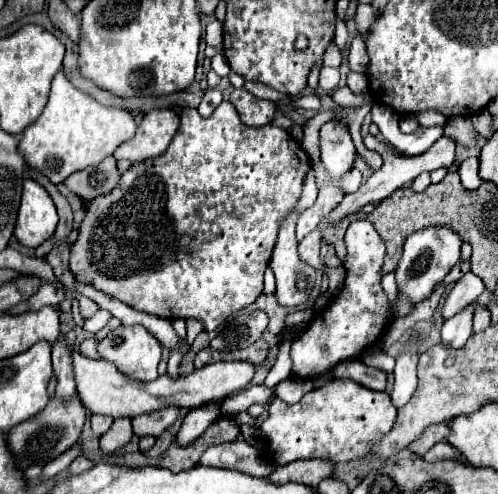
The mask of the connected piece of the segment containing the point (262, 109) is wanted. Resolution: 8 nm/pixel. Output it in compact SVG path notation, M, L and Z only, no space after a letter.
M244 87L234 89L234 93L230 95L230 103L236 107L242 123L250 127L260 127L270 123L276 113L276 103L258 99L252 93L248 93Z

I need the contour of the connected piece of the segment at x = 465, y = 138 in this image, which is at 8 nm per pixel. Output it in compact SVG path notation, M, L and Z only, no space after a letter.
M459 115L449 119L444 128L444 135L452 137L457 144L474 146L478 132L473 127L471 117Z

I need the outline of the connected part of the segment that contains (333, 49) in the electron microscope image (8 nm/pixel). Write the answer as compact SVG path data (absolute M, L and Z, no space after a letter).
M331 43L323 56L323 65L324 66L332 66L332 67L339 67L340 66L340 51L338 51L338 47Z

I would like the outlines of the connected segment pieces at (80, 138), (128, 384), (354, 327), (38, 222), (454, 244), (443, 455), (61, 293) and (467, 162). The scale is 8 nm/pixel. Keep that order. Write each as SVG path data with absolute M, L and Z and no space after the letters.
M60 71L52 81L50 97L42 115L24 131L18 149L30 167L42 171L52 183L58 185L72 173L98 165L126 139L132 139L134 131L136 121L128 111L100 105L96 99L76 89Z
M74 351L74 375L76 375L76 387L78 395L86 409L98 415L110 415L110 417L136 417L140 413L158 411L162 407L168 407L170 403L178 403L182 409L196 409L210 401L220 401L228 395L234 395L248 387L250 379L254 377L254 365L244 361L224 361L224 363L212 363L202 369L194 369L190 375L180 375L176 379L168 375L160 375L156 381L150 383L138 383L134 379L126 379L126 375L120 375L120 371L106 363L104 359L88 359Z
M354 221L346 231L346 279L342 289L324 307L326 311L316 311L310 327L292 343L290 357L294 361L292 373L302 379L312 379L316 375L328 373L342 361L360 357L374 343L380 343L388 327L388 299L380 285L384 263L384 243L382 237L368 221Z
M26 179L14 237L20 245L36 249L54 235L56 225L58 213L48 191L40 183Z
M424 227L414 231L404 245L404 255L396 269L396 281L400 293L404 293L412 305L426 299L432 289L450 273L450 269L460 261L460 245L462 239L452 227Z
M446 441L436 443L436 445L424 455L424 459L426 459L426 461L436 461L436 459L458 459L458 461L466 463L466 459L464 459L452 445L448 445Z
M44 283L40 289L38 289L38 293L34 293L32 297L30 297L30 309L40 309L44 306L53 306L56 307L60 305L64 299L66 299L68 295L66 295L66 291L62 289L62 287L58 287L58 285L52 285L52 283Z
M476 157L464 159L462 165L460 165L460 169L458 169L458 173L460 173L464 189L472 191L472 189L478 189L482 185L482 179L478 175L478 159Z

